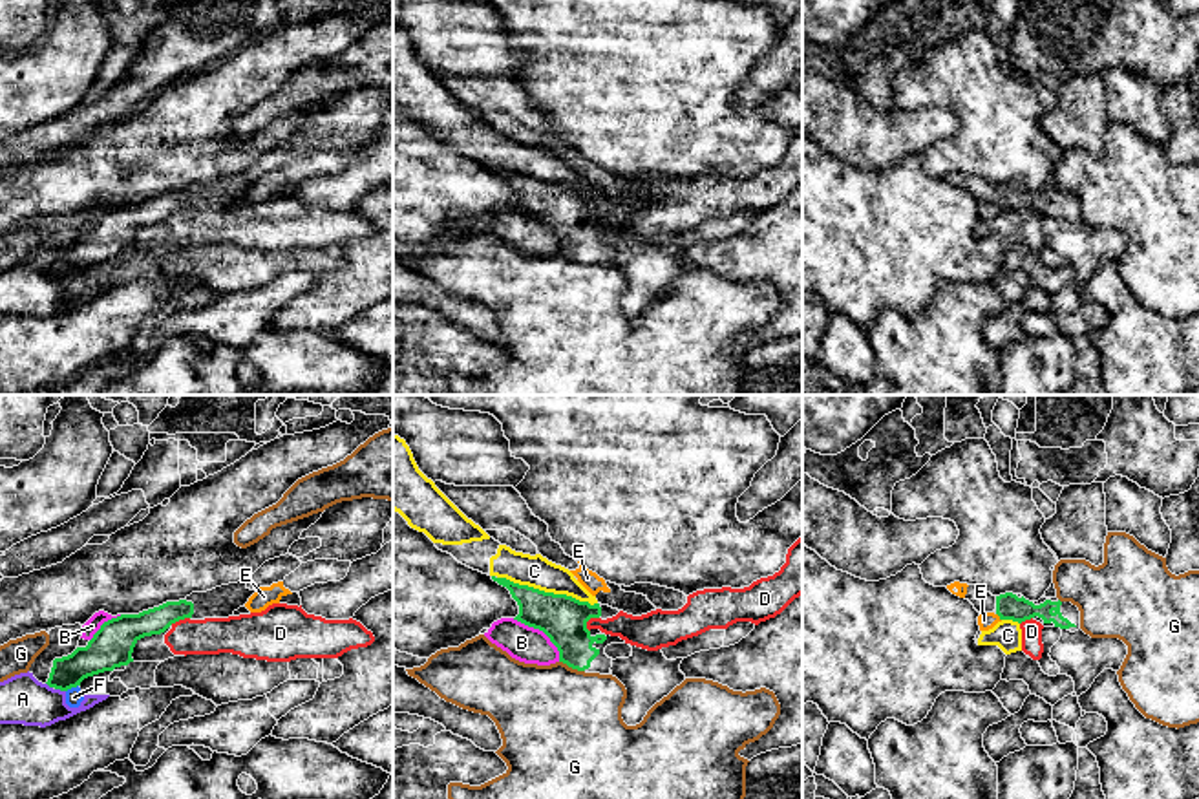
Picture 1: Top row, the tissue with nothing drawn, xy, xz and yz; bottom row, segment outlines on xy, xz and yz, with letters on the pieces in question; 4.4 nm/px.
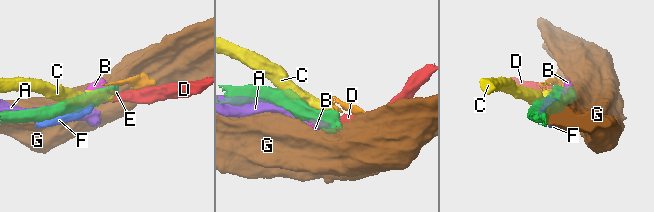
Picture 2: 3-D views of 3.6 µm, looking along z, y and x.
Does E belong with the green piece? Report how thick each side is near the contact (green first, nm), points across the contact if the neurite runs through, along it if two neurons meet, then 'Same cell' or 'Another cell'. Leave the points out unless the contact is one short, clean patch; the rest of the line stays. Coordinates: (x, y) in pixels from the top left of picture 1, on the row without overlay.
Thickness 110 nm (green) against 80 nm. Boundary: yz (997, 203), (1000, 211). Another cell

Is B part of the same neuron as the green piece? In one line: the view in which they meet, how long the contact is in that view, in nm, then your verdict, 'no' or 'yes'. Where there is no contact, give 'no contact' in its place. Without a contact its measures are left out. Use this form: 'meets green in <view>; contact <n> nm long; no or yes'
meets green in xz; contact 280 nm long; no

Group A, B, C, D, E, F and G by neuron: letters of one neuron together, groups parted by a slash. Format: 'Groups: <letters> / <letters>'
Groups: A / B / C D / E / F / G

